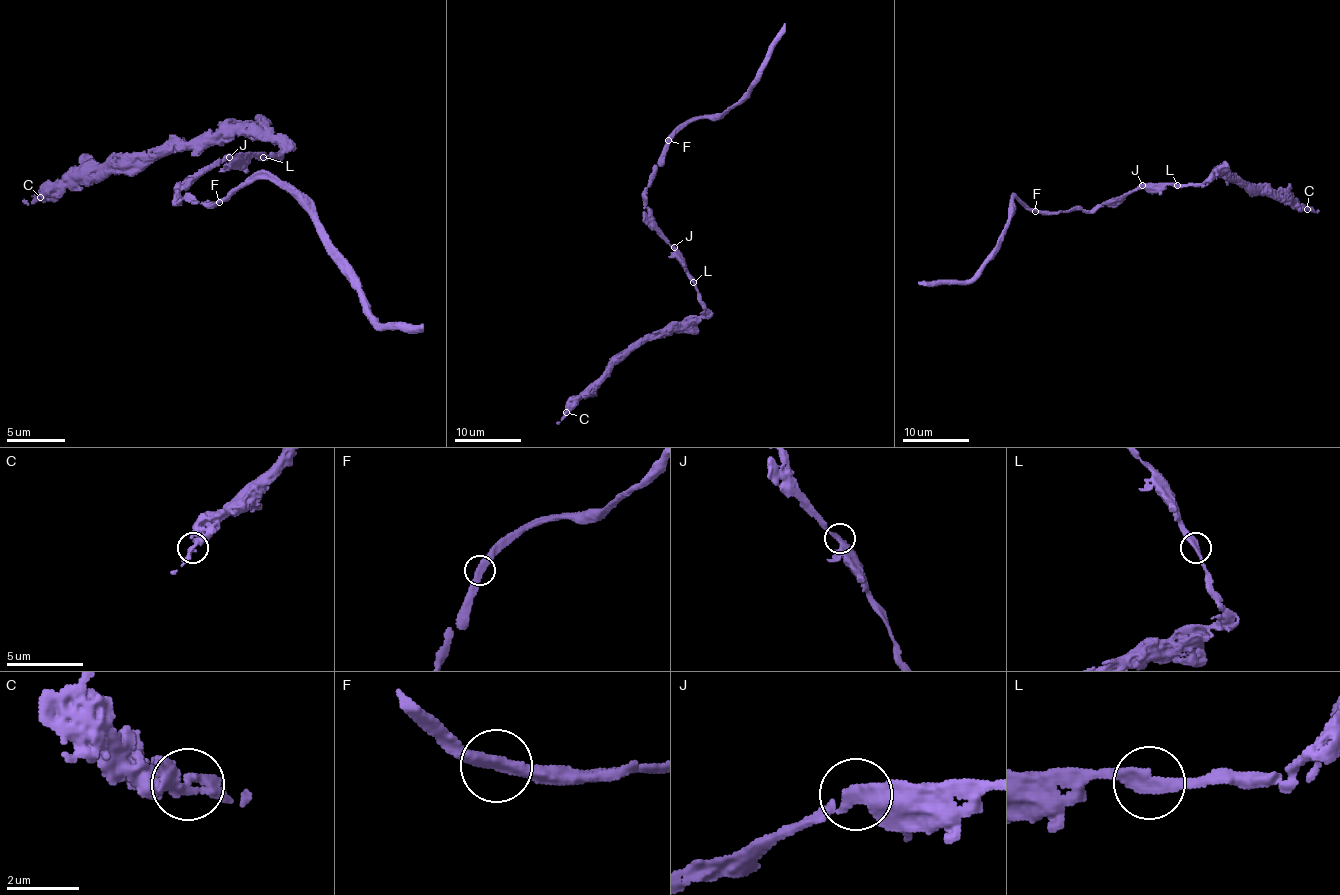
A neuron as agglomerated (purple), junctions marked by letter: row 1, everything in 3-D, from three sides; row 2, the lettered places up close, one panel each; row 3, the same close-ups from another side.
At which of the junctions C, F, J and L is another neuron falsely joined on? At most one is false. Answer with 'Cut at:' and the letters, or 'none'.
Cut at: none

